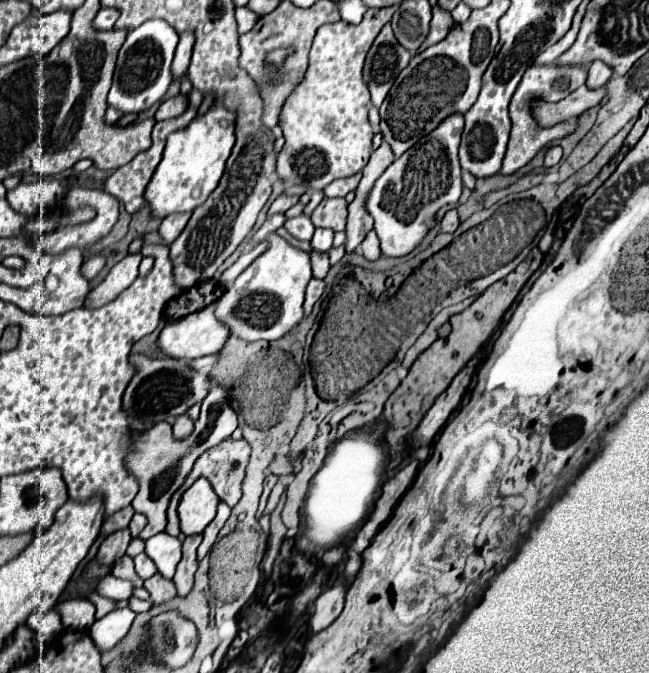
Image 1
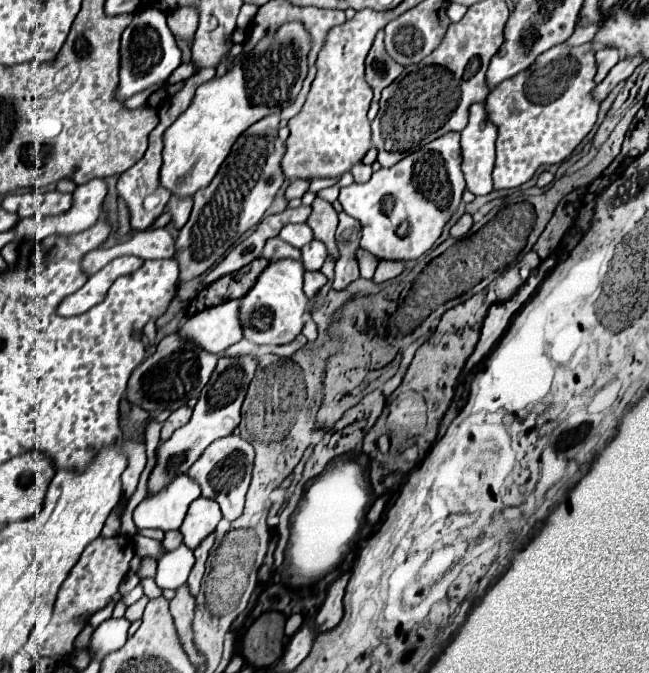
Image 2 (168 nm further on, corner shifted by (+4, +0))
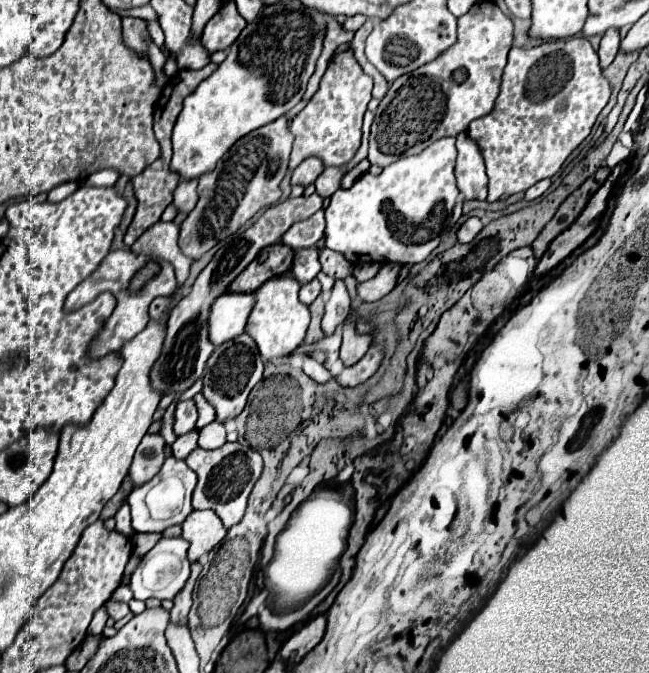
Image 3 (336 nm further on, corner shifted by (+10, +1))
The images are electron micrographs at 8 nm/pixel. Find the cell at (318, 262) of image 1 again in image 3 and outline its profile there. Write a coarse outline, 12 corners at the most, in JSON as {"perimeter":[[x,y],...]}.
{"perimeter":[[310,281],[300,289],[300,301],[310,305],[320,295],[320,281]]}

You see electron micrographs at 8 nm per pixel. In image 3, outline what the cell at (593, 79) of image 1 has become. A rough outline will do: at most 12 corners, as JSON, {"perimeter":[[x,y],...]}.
{"perimeter":[[608,29],[600,41],[600,67],[608,67],[620,47],[620,31]]}

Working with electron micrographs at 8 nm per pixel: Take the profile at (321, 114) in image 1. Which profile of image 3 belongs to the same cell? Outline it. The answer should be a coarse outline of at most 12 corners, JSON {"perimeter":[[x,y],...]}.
{"perimeter":[[348,49],[290,121],[290,171],[346,165],[372,79]]}

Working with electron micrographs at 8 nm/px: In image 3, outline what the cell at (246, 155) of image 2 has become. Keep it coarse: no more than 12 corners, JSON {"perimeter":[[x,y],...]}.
{"perimeter":[[288,119],[240,139],[198,183],[178,245],[200,259],[280,199]]}

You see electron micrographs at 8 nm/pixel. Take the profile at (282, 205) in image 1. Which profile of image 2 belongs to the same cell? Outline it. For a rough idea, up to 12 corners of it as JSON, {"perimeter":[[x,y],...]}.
{"perimeter":[[294,180],[284,198],[302,198],[308,188],[306,180]]}

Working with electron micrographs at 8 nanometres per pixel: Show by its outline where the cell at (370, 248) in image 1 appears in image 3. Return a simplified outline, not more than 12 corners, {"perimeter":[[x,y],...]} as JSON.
{"perimeter":[[380,263],[354,267],[356,281],[368,281],[380,271]]}

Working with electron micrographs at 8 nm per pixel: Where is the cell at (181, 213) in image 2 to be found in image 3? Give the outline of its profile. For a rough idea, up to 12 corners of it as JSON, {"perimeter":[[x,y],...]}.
{"perimeter":[[198,179],[180,181],[172,203],[190,213],[198,201]]}

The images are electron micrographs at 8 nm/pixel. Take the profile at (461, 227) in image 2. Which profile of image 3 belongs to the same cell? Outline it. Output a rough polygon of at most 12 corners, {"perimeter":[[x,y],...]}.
{"perimeter":[[470,217],[458,229],[460,243],[472,243],[484,223]]}

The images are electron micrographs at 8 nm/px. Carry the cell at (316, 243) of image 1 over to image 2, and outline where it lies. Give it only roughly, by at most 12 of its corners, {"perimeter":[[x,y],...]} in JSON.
{"perimeter":[[312,240],[302,248],[306,270],[320,270],[326,246]]}

